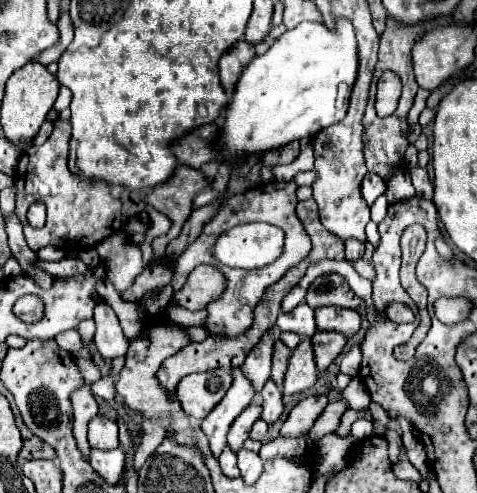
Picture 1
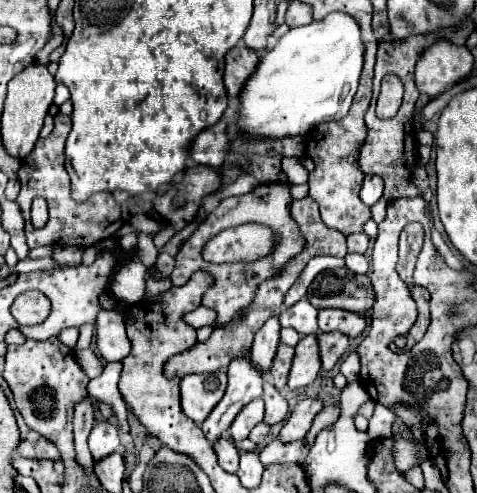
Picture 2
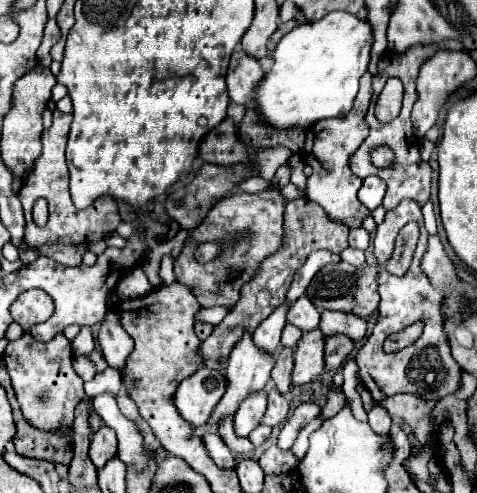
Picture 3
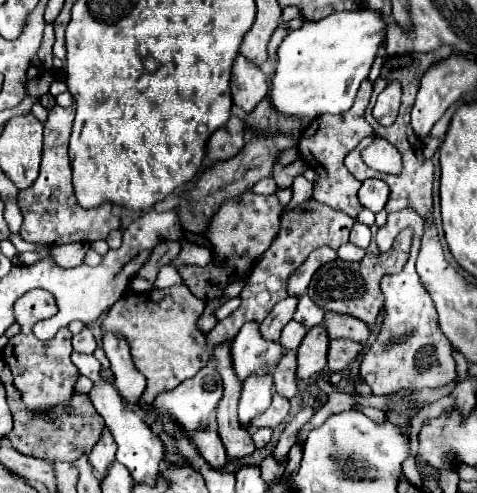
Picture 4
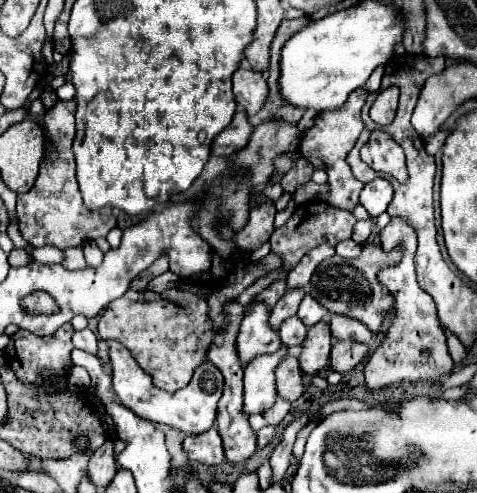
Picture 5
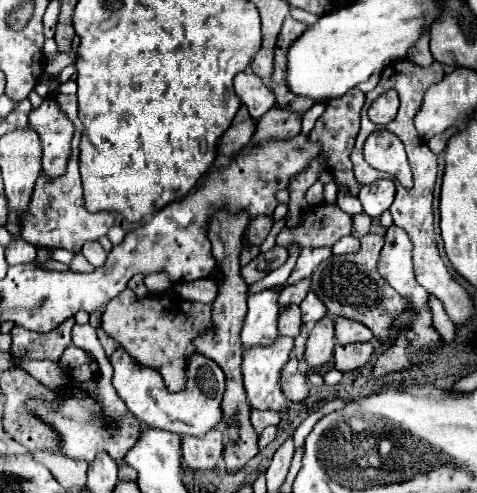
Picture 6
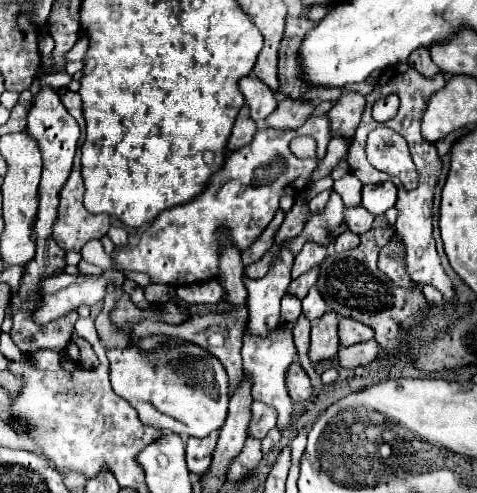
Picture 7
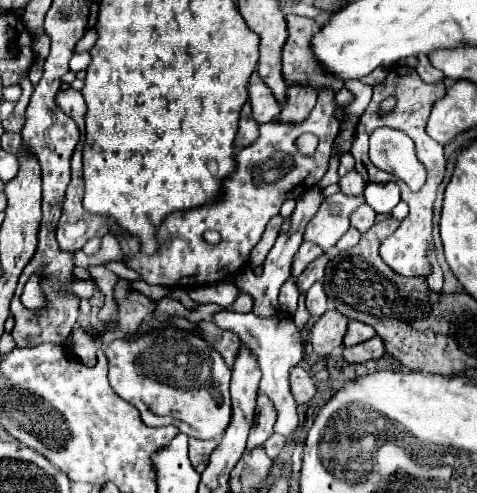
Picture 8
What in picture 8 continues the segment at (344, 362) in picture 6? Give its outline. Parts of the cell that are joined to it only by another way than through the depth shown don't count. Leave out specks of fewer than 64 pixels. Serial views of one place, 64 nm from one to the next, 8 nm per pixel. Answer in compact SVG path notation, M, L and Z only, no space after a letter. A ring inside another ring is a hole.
M374 336L372 340L366 340L362 344L356 344L352 348L344 348L342 356L348 364L362 364L368 360L378 360L384 354L384 344L378 336Z

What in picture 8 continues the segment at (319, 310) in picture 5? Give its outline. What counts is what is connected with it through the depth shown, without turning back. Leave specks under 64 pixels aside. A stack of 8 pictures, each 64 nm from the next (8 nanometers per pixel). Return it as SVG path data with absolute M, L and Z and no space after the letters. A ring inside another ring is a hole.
M316 282L308 292L306 292L306 308L310 316L316 320L326 312L326 294L322 290L322 284Z

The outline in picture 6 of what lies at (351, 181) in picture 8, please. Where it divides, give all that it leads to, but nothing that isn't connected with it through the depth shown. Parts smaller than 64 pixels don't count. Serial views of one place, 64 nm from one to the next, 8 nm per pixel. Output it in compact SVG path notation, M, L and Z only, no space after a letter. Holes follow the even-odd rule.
M346 192L346 194L338 194L338 196L340 196L338 206L340 206L340 208L344 208L344 212L348 212L350 216L356 216L356 214L364 212L364 210L362 210L362 204L360 204L360 200L358 200L358 198L350 196L348 192Z

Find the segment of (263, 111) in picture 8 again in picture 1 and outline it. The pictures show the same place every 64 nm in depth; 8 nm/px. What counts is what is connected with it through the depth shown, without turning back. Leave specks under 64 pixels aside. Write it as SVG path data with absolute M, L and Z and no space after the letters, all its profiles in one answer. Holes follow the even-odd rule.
M238 40L228 52L224 52L218 68L220 68L220 82L226 92L234 90L244 64L248 64L254 56L256 56L254 44L248 44L246 40Z

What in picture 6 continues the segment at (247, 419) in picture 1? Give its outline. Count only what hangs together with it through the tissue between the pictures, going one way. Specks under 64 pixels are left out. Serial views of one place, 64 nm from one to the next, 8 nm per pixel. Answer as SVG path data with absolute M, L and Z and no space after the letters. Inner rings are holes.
M280 336L270 348L250 348L244 352L242 372L250 408L258 410L258 406L268 406L280 412L286 410L286 398L280 390L278 378L282 366L290 358L292 346L292 338Z

